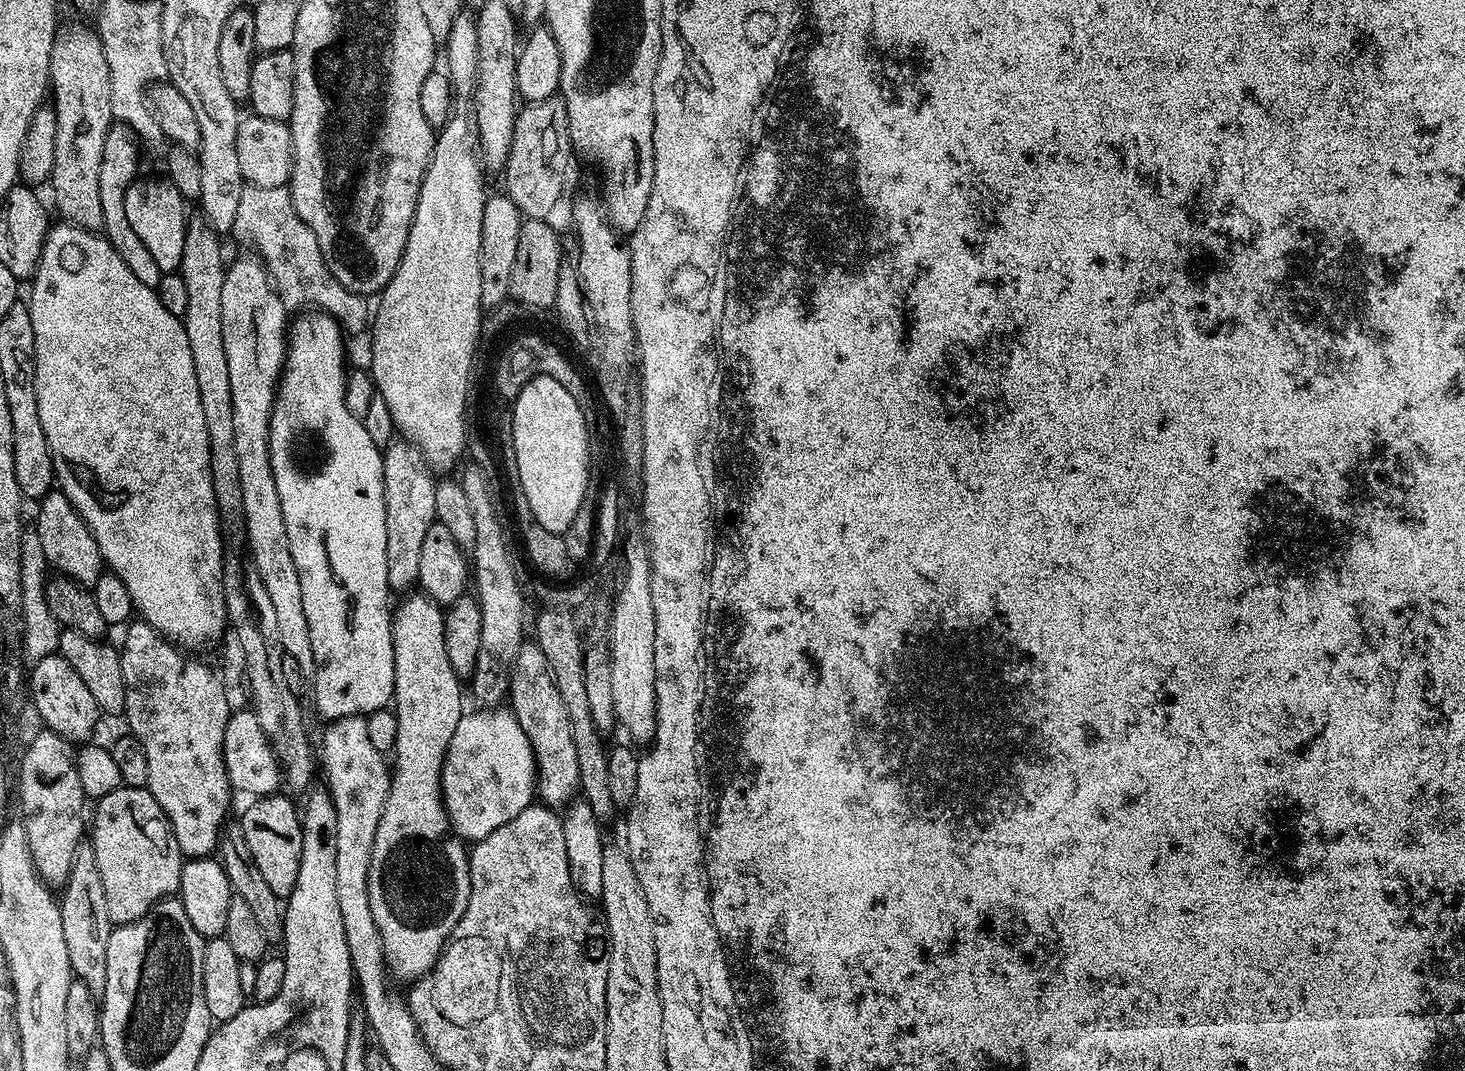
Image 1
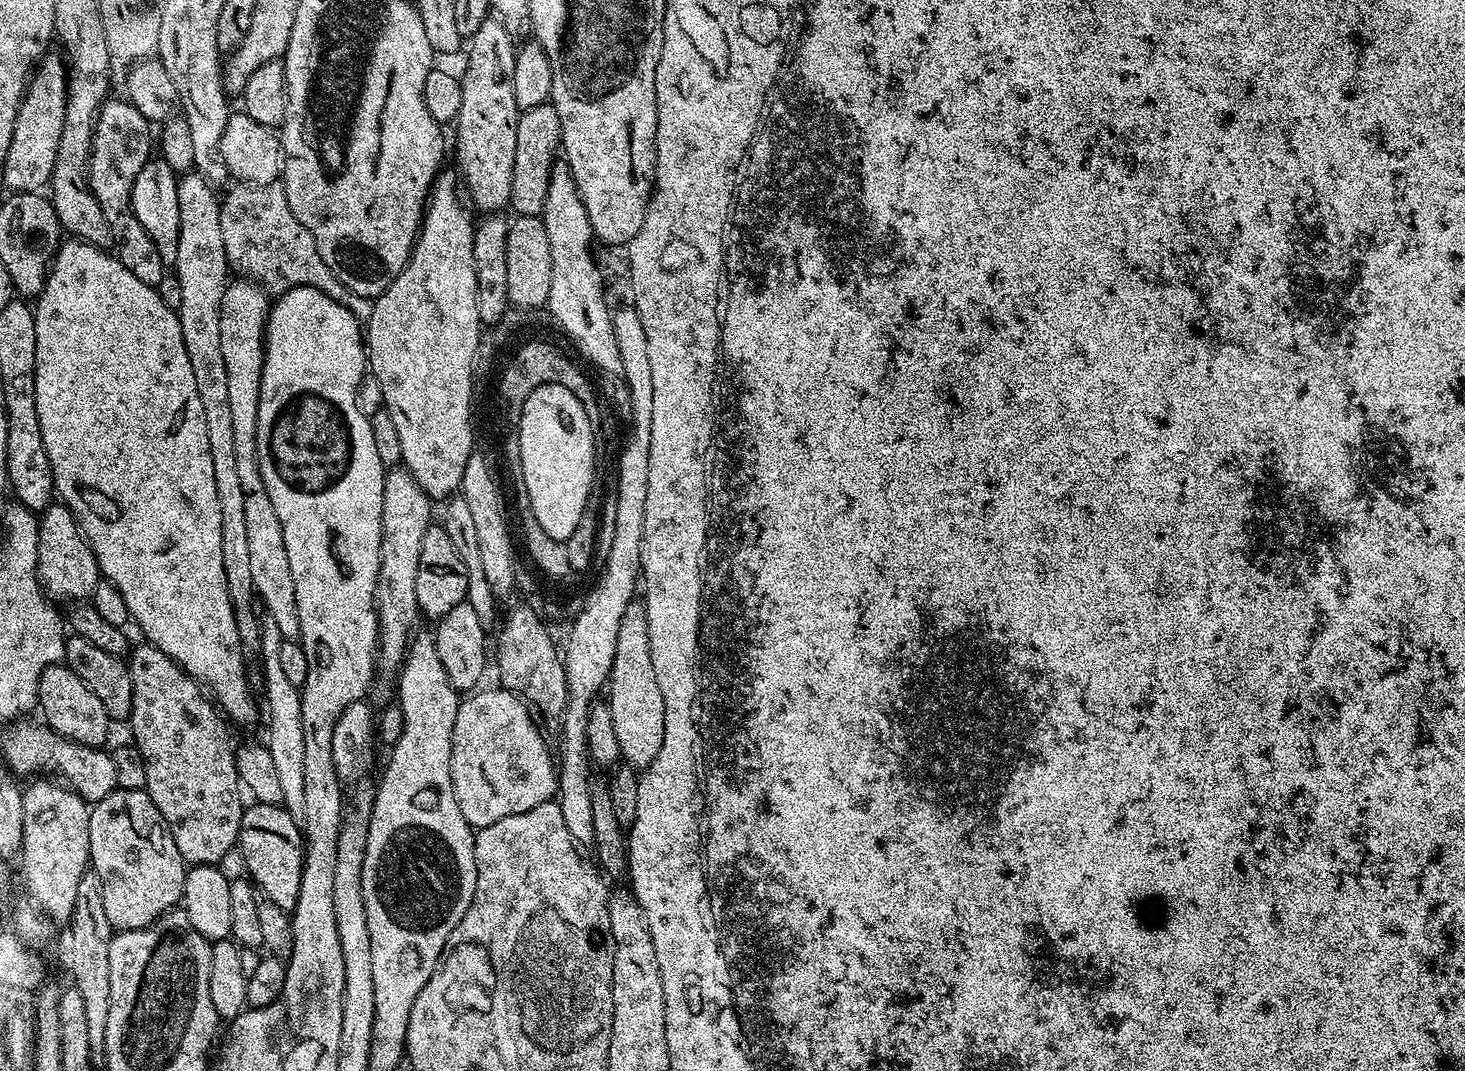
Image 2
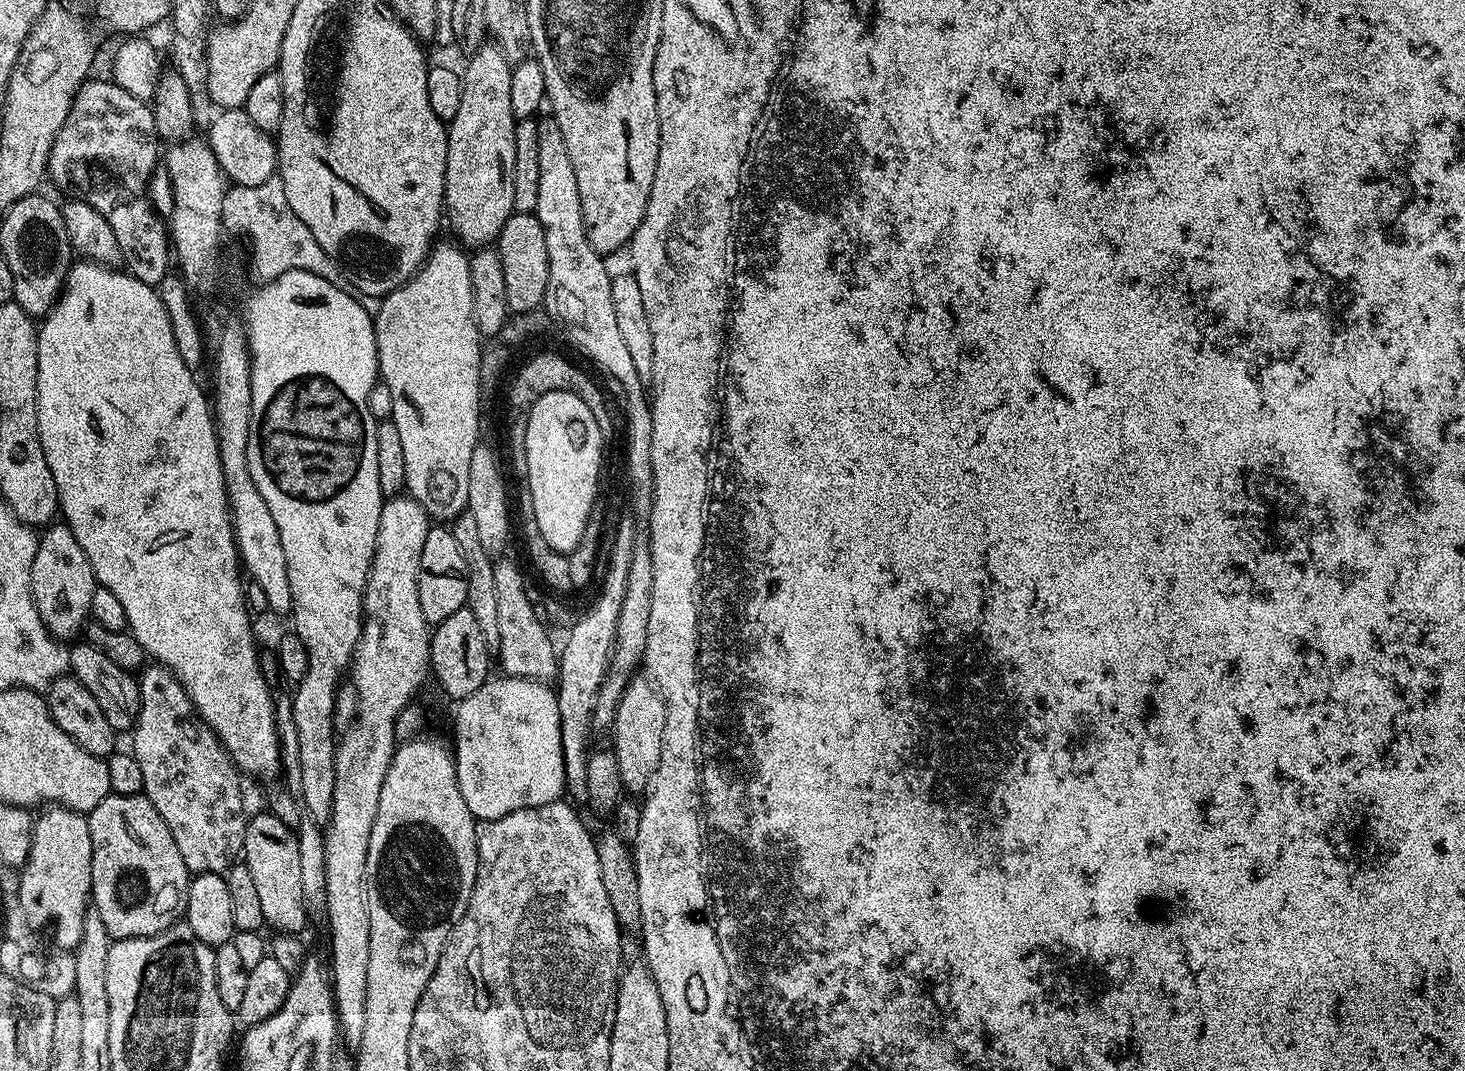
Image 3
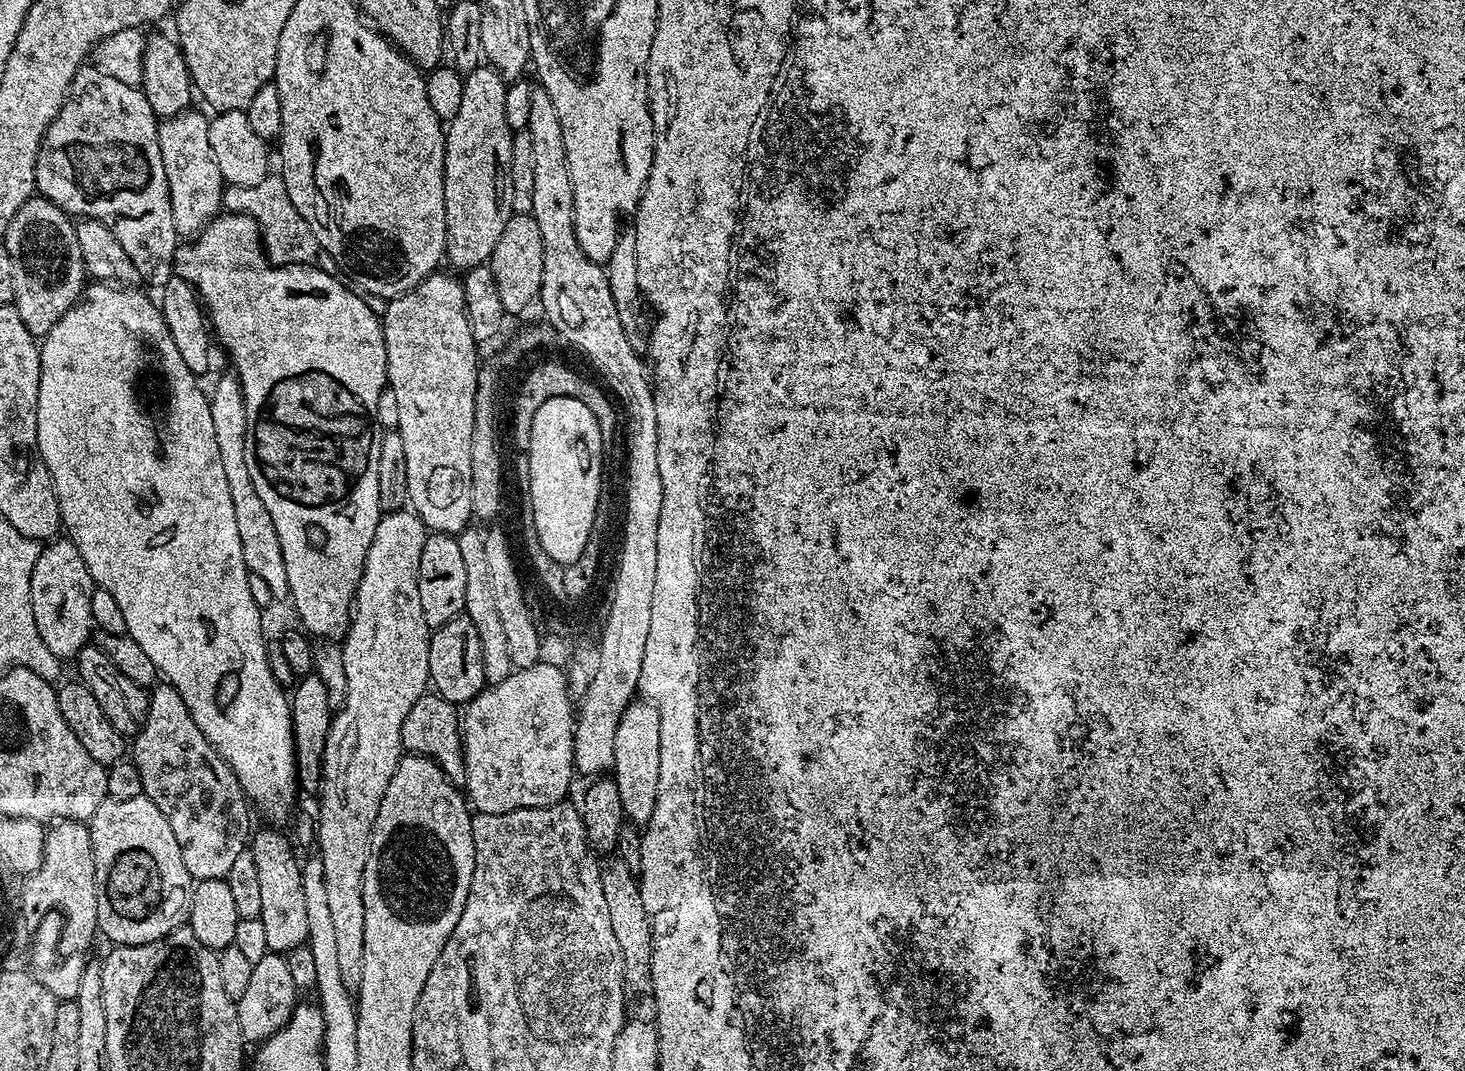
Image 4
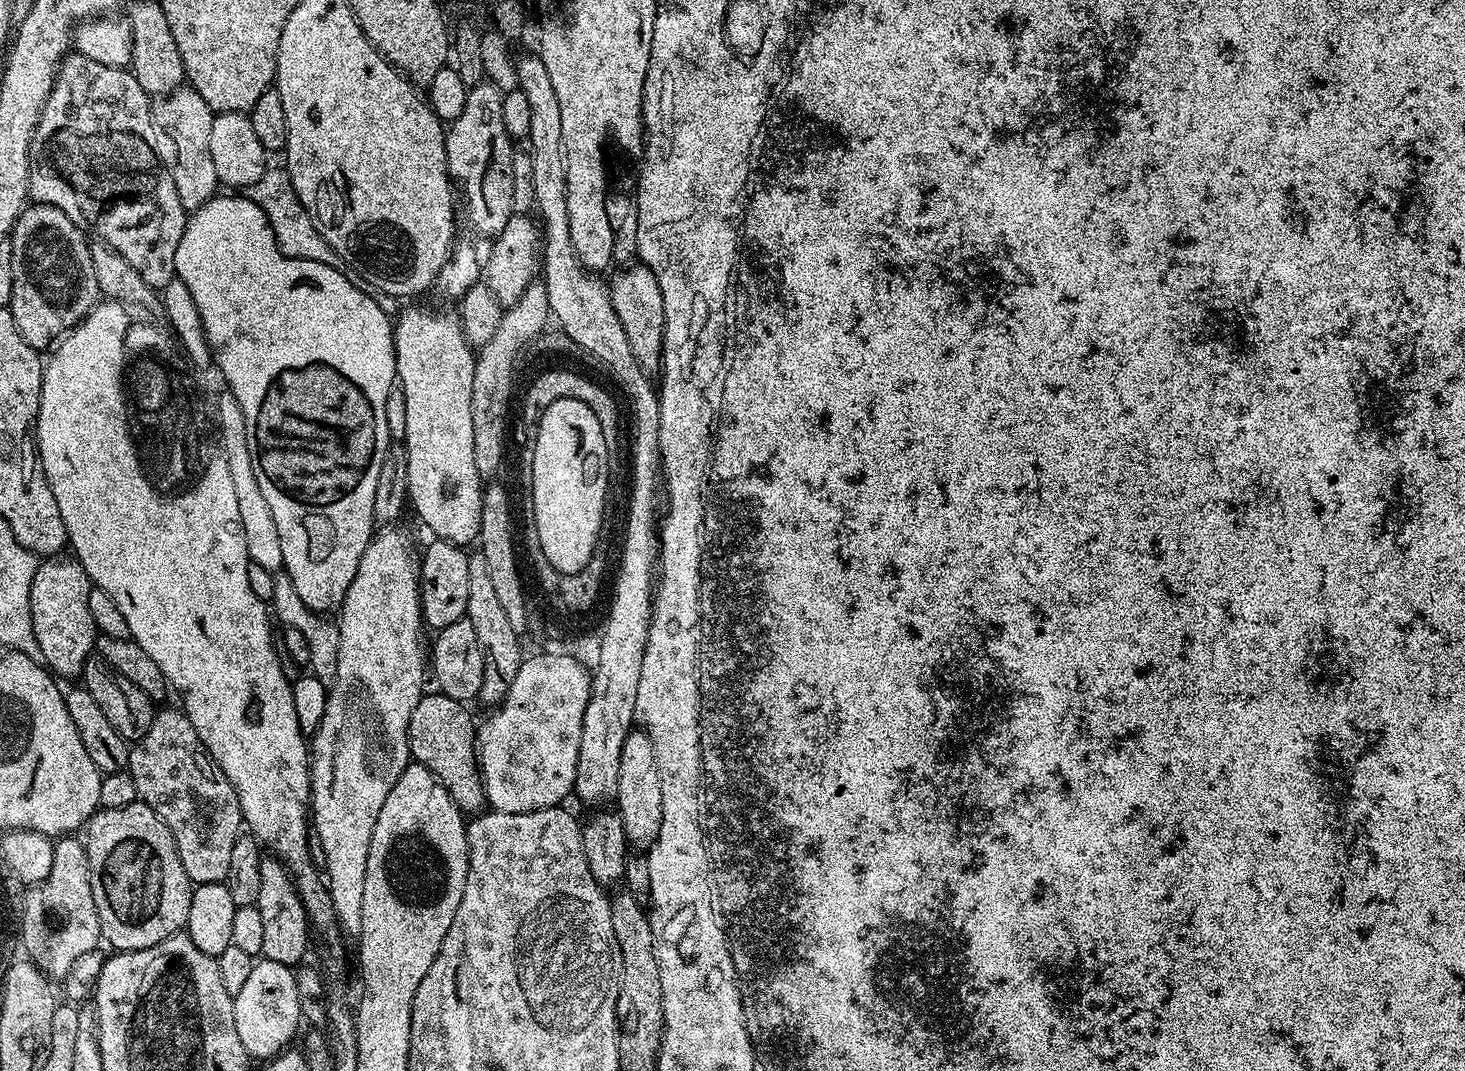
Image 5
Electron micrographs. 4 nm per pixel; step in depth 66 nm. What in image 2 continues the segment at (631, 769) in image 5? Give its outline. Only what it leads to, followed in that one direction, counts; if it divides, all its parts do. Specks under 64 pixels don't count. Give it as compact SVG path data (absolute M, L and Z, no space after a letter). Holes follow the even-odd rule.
M631 602L618 626L618 646L614 650L612 675L606 688L610 718L614 718L614 734L618 738L620 759L625 765L643 770L651 766L662 750L664 737L664 699L654 674L652 640L648 637L648 615L643 603Z

